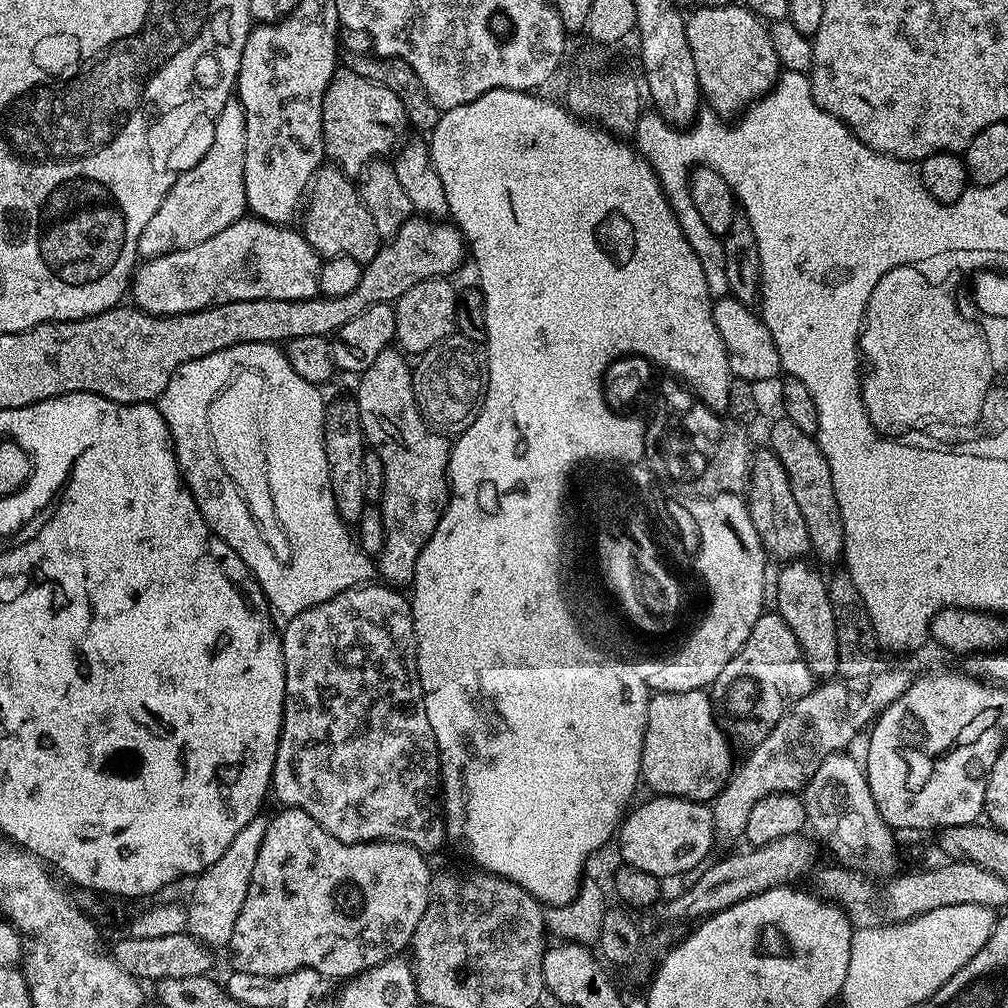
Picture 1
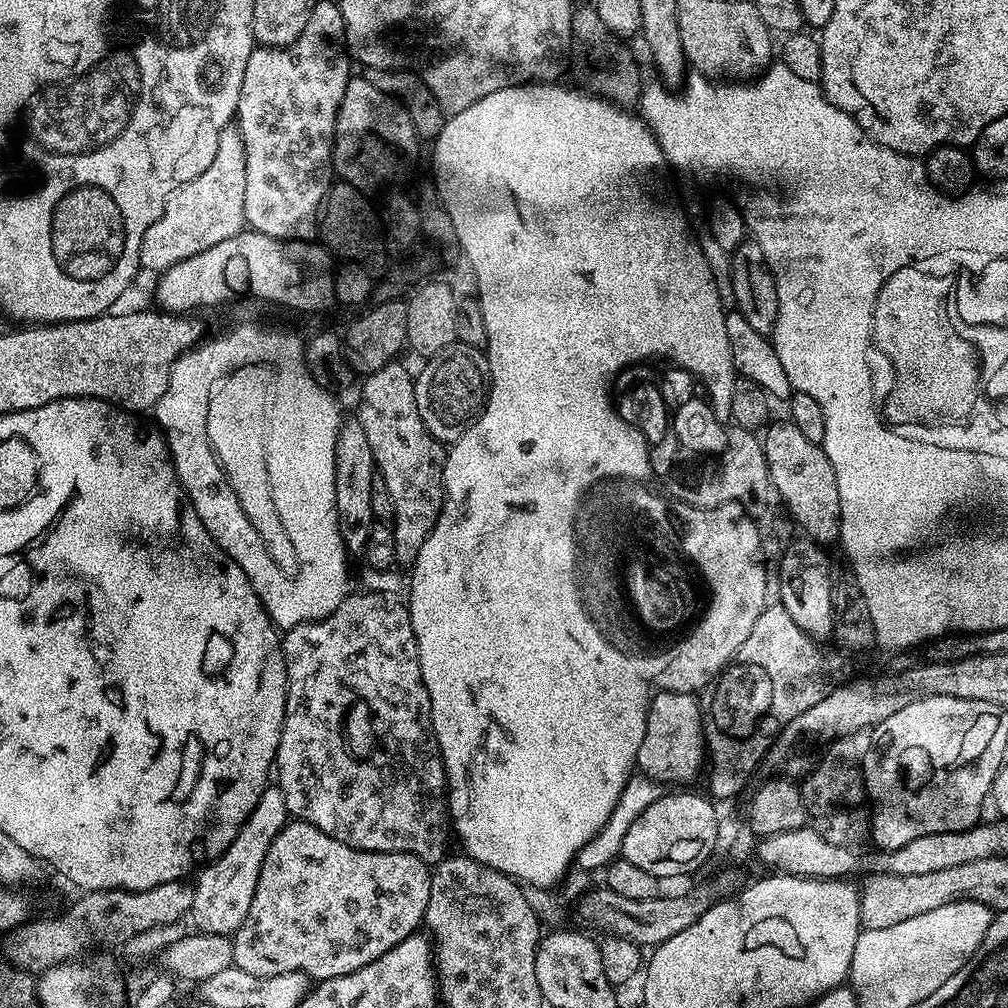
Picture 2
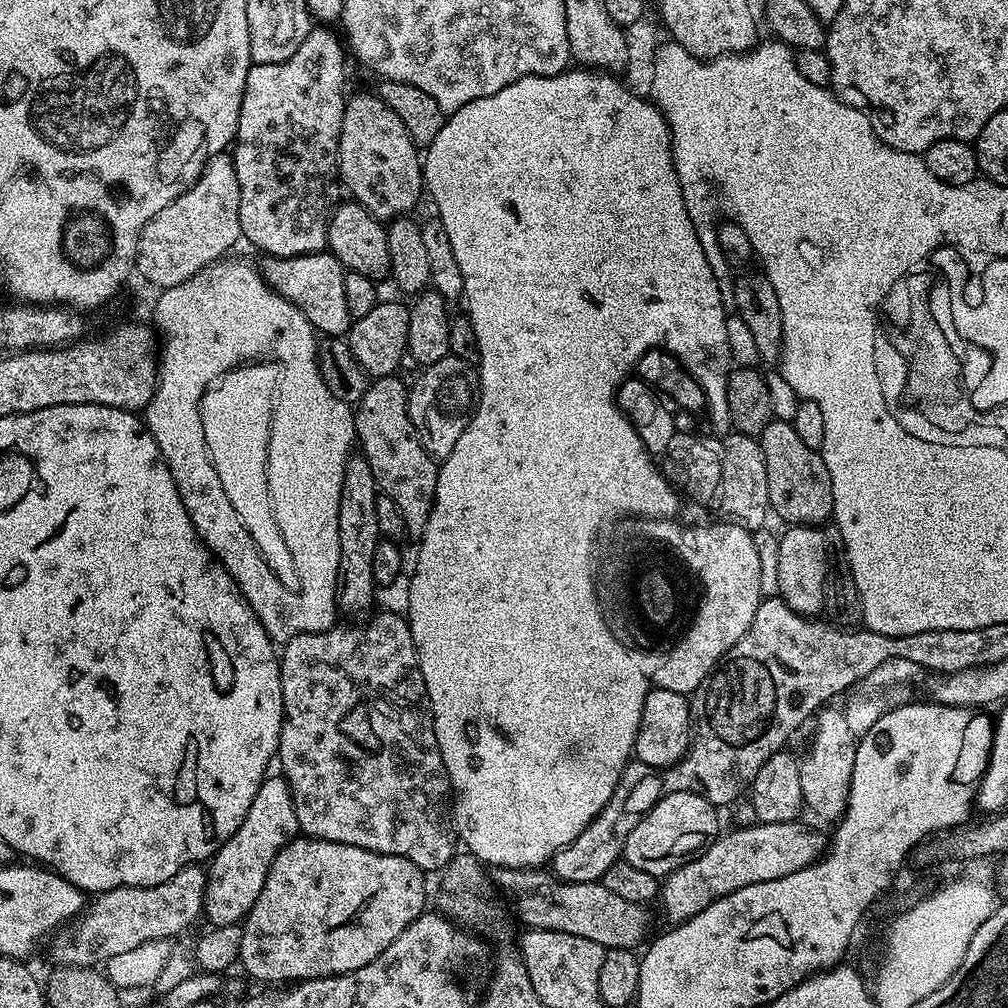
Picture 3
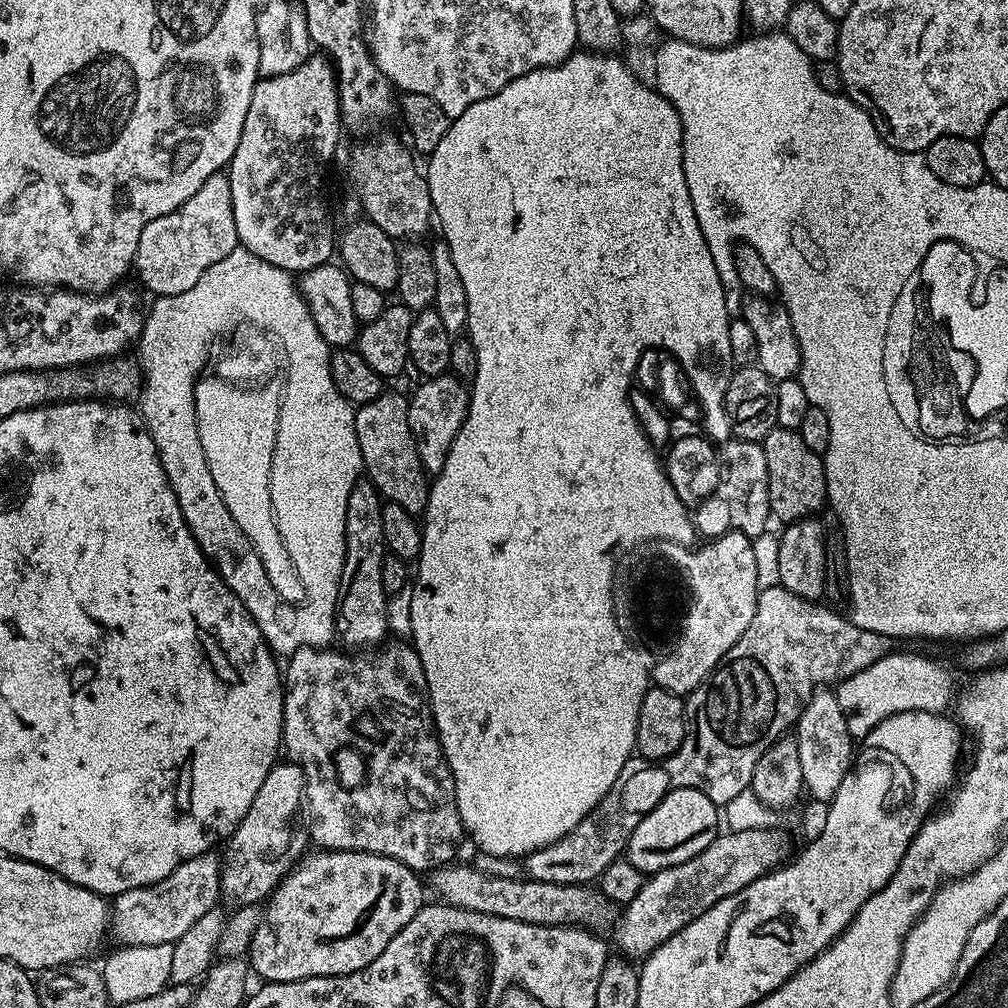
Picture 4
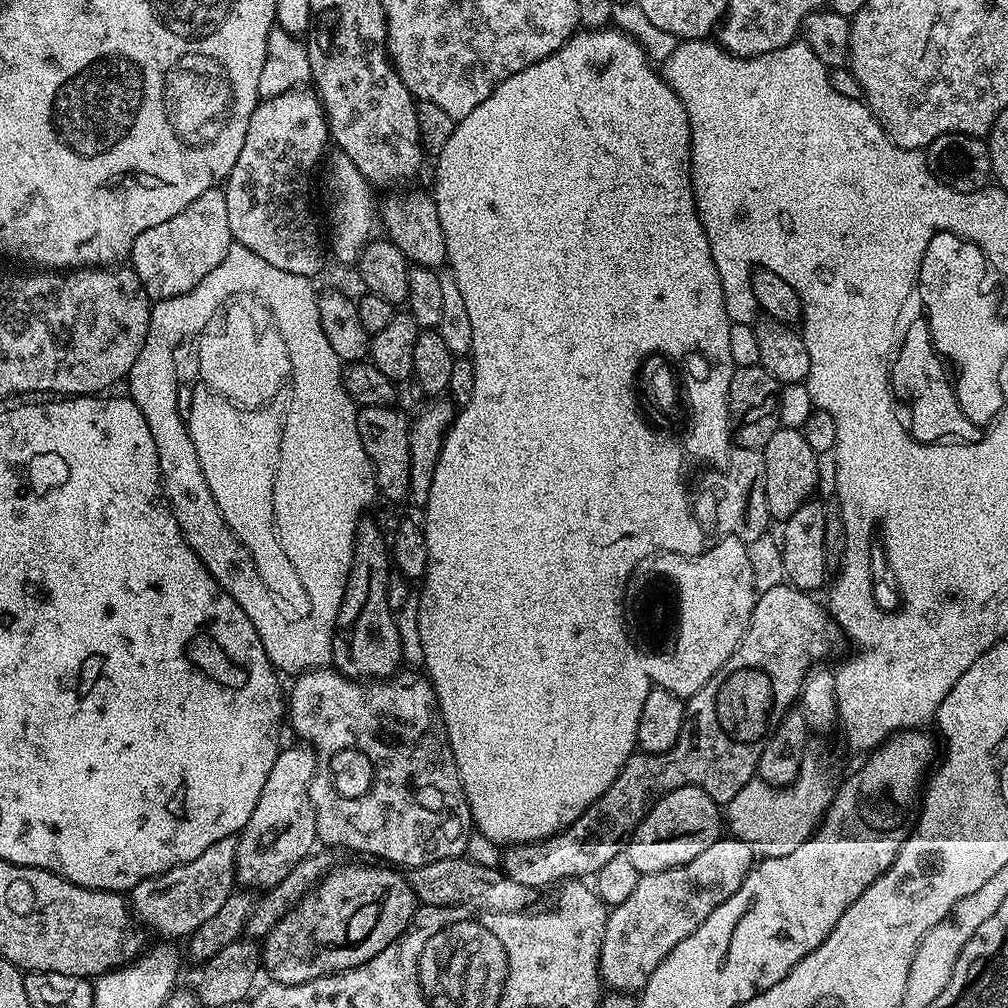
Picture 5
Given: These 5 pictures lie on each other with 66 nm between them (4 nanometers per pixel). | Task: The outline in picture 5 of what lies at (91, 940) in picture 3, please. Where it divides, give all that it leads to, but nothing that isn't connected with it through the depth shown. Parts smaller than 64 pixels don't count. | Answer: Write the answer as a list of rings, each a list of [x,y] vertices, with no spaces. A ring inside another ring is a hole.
[[[236,836],[222,838],[222,842],[214,842],[206,854],[138,882],[138,886],[134,886],[130,893],[131,915],[145,929],[153,928],[162,936],[160,938],[190,937],[204,922],[218,913],[225,905],[226,898],[230,898],[237,887],[236,842]]]

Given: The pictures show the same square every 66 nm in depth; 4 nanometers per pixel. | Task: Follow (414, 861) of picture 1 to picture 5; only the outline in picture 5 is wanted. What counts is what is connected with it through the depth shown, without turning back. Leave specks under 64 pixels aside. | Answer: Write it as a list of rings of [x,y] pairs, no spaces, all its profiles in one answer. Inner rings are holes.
[[[368,864],[337,867],[315,888],[311,888],[300,899],[300,903],[269,930],[262,941],[262,968],[266,976],[268,972],[269,981],[277,984],[301,984],[319,976],[357,968],[374,958],[374,954],[386,950],[390,942],[397,940],[408,929],[408,923],[418,907],[412,887],[399,871],[388,866],[376,867],[380,868],[371,868]]]

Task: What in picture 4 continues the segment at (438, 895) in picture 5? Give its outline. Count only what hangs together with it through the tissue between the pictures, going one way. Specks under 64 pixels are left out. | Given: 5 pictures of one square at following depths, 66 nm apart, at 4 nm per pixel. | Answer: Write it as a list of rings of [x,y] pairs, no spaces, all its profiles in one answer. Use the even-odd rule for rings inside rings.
[[[453,862],[442,868],[435,869],[431,873],[432,888],[437,892],[443,903],[470,910],[472,912],[486,913],[488,916],[510,918],[511,921],[526,922],[534,925],[556,925],[585,927],[589,930],[601,930],[615,921],[616,910],[611,901],[602,895],[598,890],[587,885],[558,884],[538,882],[527,878],[518,877],[514,879],[488,876],[476,869],[471,863],[460,864]]]

